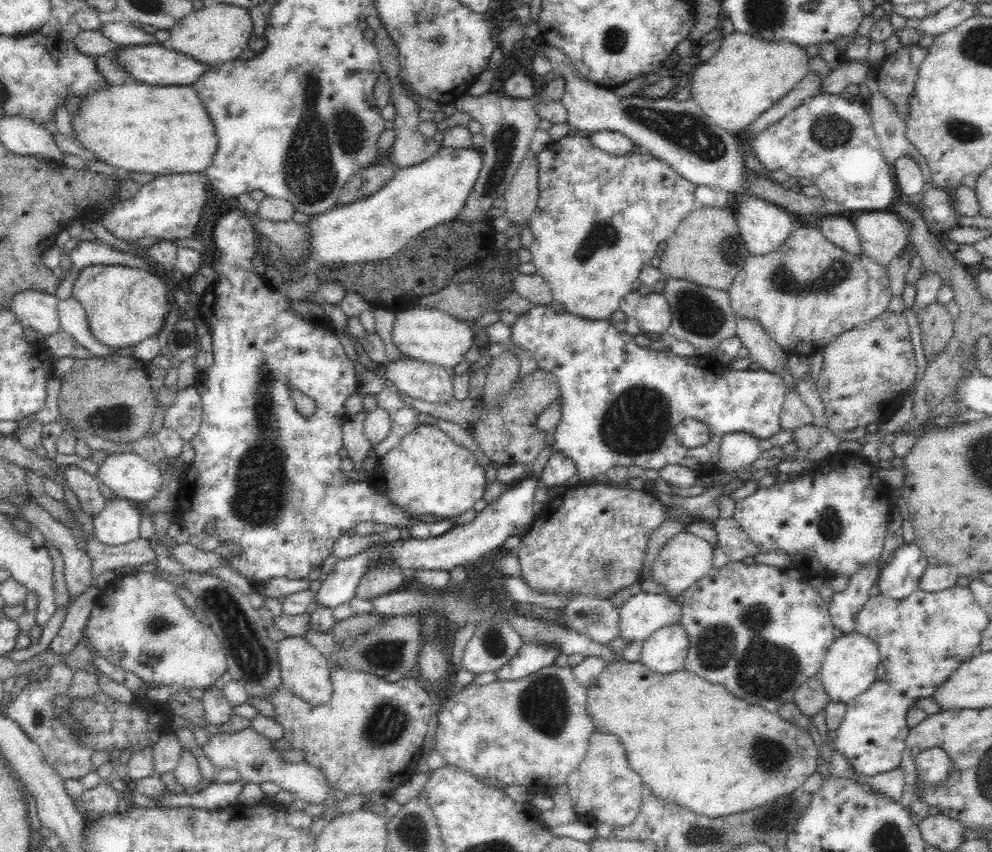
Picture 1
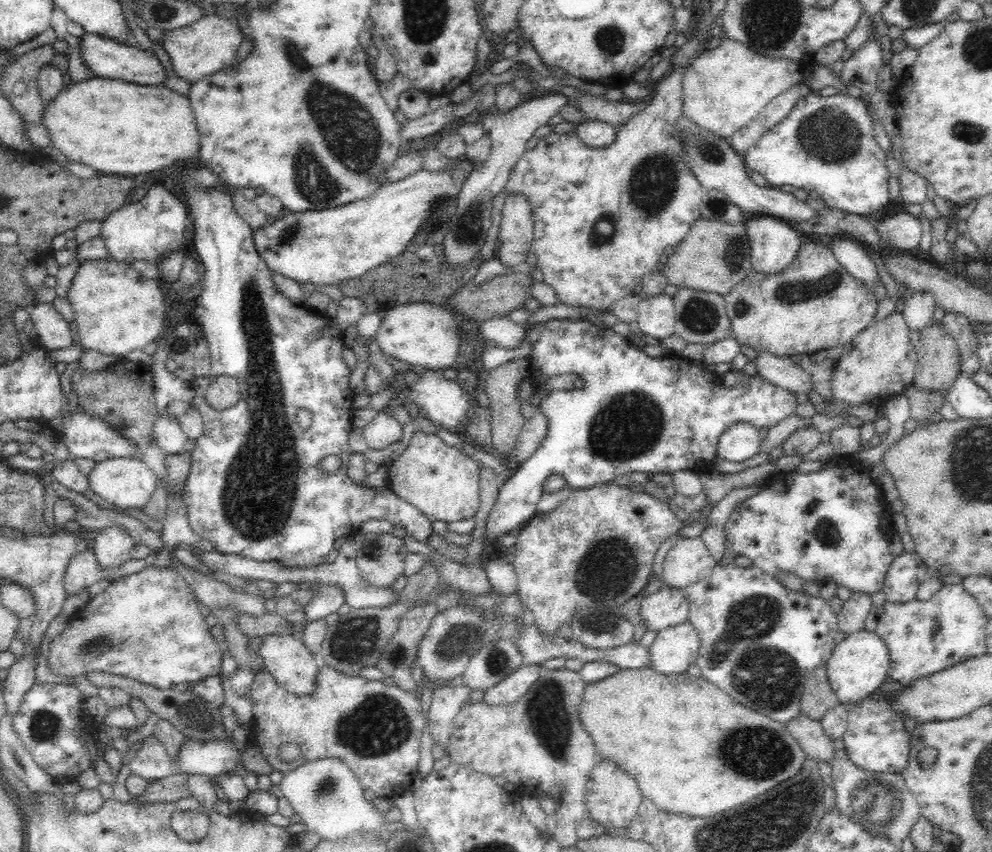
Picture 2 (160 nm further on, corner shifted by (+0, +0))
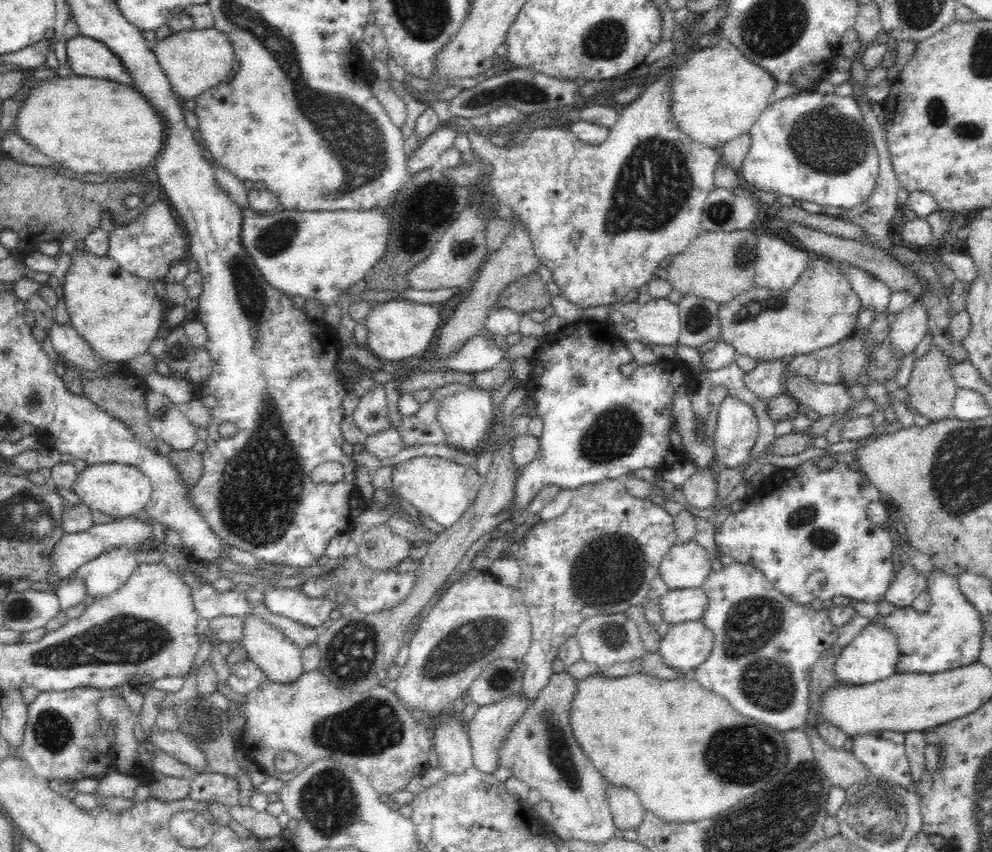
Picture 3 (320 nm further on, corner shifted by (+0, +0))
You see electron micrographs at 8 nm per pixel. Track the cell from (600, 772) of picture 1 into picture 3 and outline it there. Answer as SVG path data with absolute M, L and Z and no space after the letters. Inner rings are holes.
M607 786L607 801L617 829L634 830L640 826L645 810L634 790Z

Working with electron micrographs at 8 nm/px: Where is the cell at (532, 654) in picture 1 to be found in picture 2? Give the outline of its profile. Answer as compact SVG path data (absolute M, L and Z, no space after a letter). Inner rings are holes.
M542 664L522 665L484 694L483 701L490 706L511 705L528 694L543 672Z

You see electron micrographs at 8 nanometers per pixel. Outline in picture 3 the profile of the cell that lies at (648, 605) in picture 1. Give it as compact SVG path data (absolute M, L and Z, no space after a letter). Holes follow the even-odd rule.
M686 588L680 590L669 590L657 603L662 609L662 618L670 625L686 621L701 620L708 606L708 596L701 588Z

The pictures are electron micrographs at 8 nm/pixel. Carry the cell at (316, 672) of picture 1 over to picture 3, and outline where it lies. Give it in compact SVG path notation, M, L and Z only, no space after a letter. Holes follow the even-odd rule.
M244 614L242 617L242 640L240 644L247 654L248 660L254 666L263 670L263 673L272 682L288 684L300 678L302 672L301 650L283 632L280 632L270 622L254 616Z

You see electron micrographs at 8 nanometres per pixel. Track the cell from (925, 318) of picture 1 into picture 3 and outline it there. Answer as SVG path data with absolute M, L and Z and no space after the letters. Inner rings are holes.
M932 345L924 356L917 358L913 363L911 377L906 387L908 407L928 419L930 423L953 418L953 400L958 388L956 388L956 383L952 381L952 375L950 375L950 369L948 369L949 360L944 351L936 345Z

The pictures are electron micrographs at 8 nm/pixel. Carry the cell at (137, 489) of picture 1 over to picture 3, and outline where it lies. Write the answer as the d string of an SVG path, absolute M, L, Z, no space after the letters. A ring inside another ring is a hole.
M99 463L87 465L78 474L70 491L78 495L80 502L90 507L92 512L99 511L104 515L123 519L145 508L150 501L152 488L150 480L139 468L124 464Z

